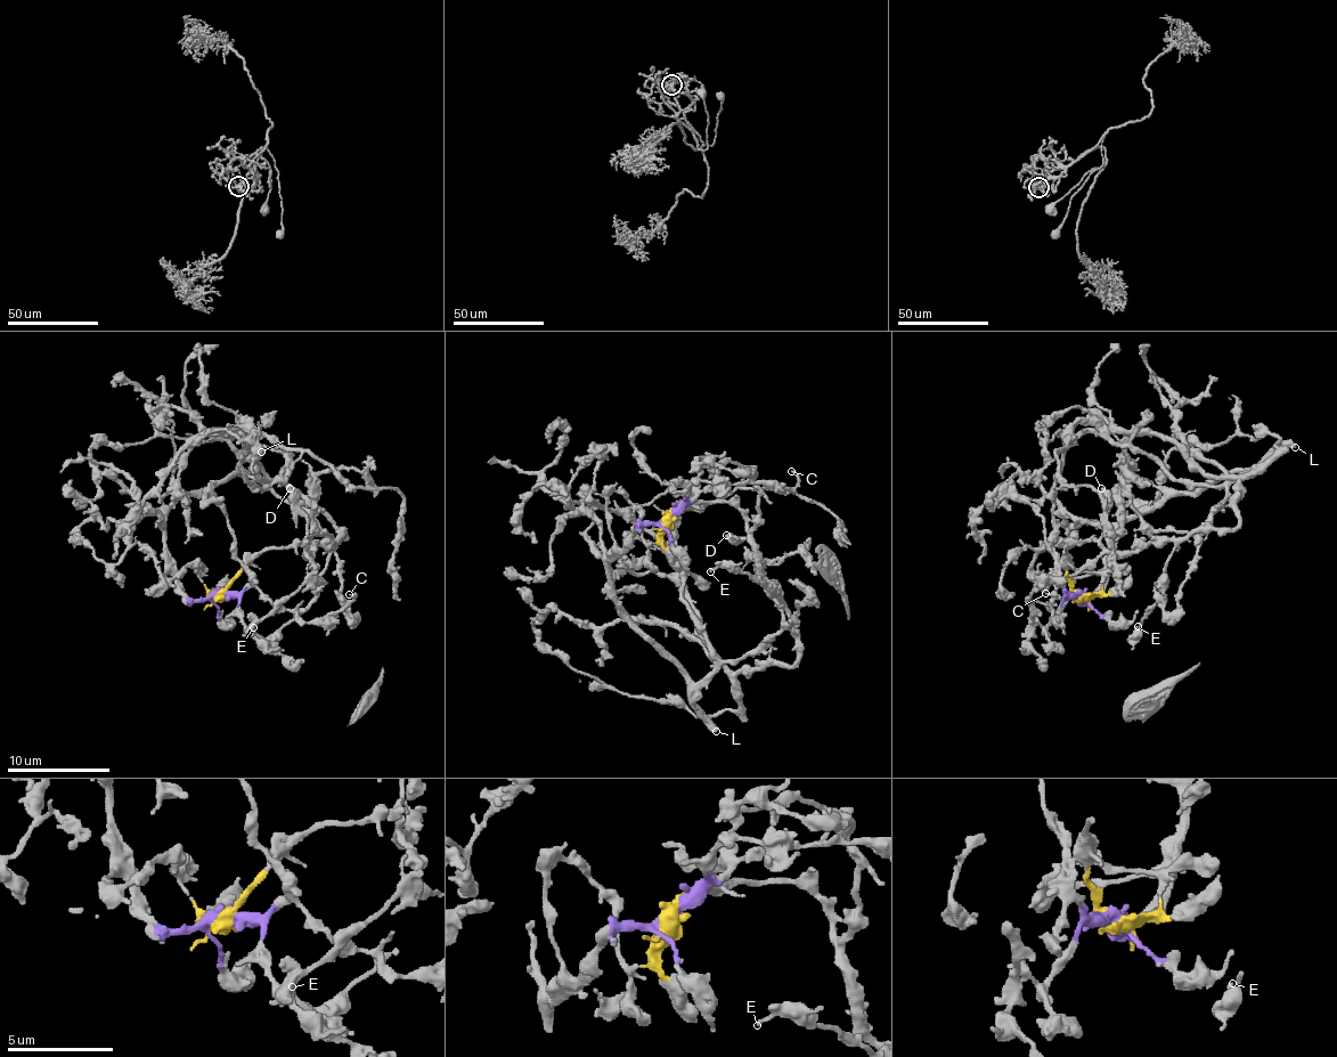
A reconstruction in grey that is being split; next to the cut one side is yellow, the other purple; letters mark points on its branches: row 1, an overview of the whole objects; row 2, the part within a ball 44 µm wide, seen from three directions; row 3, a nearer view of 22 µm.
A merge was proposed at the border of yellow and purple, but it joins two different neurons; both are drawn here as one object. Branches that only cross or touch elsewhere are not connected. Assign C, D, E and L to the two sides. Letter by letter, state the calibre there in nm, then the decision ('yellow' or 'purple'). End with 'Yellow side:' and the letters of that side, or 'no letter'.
C: 180 nm | purple
D: 480 nm | yellow
E: 160 nm | yellow
L: 440 nm | purple
Yellow side: D, E

